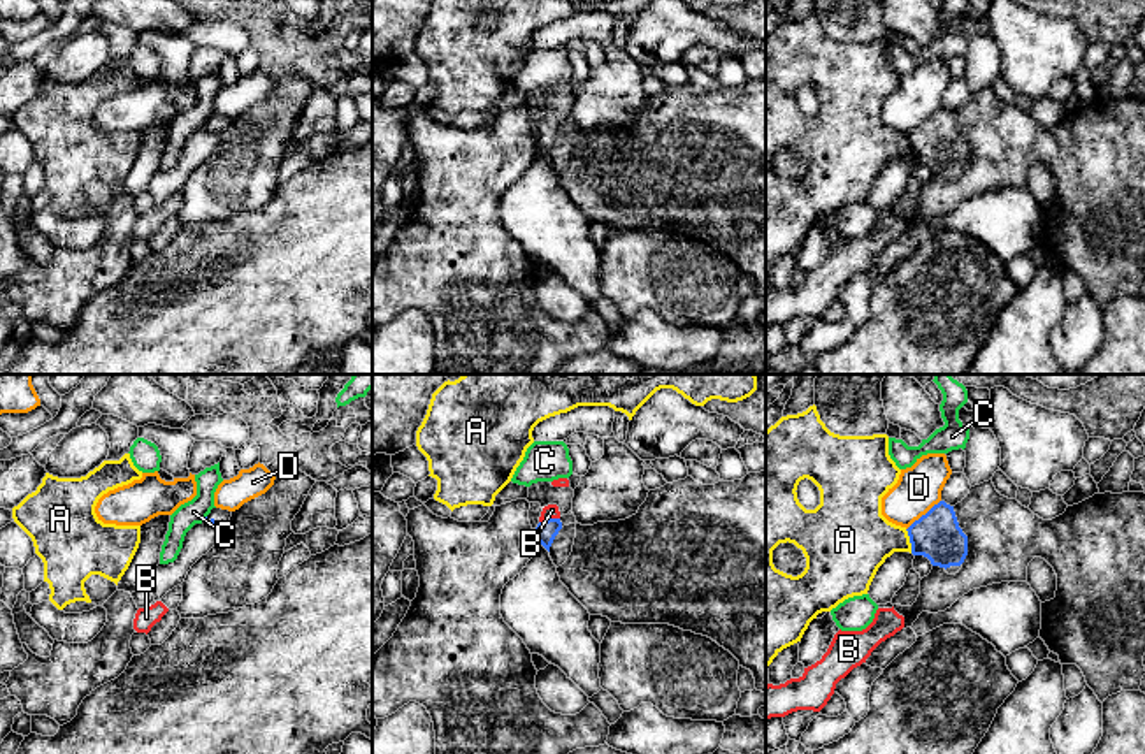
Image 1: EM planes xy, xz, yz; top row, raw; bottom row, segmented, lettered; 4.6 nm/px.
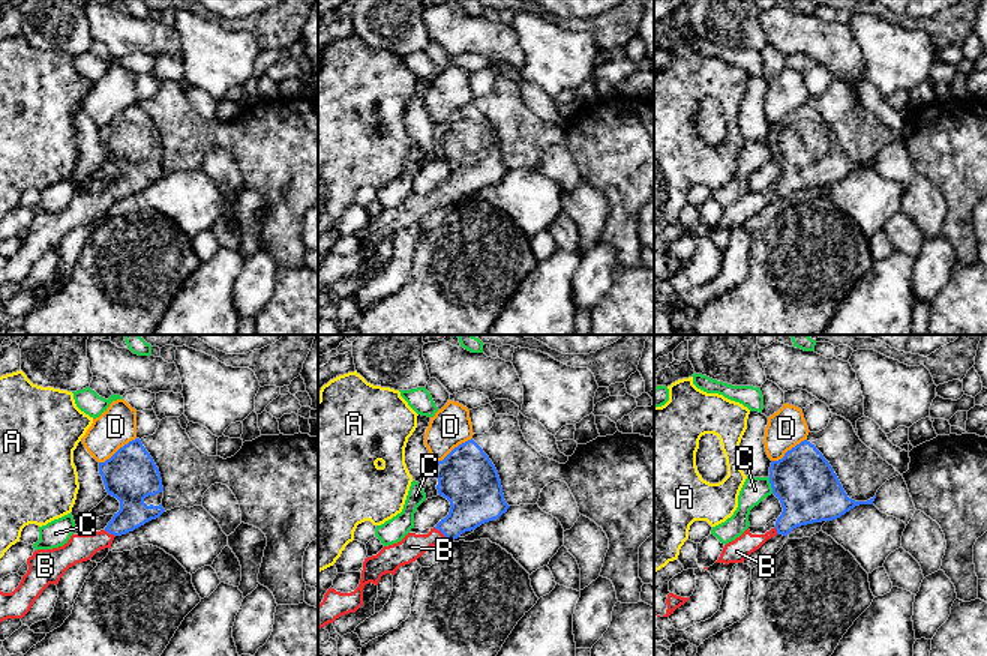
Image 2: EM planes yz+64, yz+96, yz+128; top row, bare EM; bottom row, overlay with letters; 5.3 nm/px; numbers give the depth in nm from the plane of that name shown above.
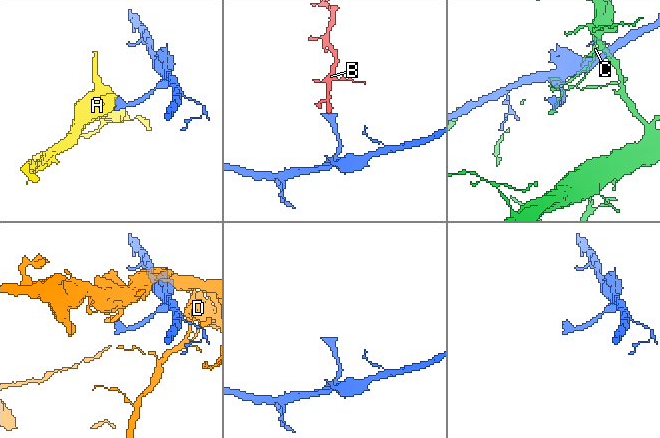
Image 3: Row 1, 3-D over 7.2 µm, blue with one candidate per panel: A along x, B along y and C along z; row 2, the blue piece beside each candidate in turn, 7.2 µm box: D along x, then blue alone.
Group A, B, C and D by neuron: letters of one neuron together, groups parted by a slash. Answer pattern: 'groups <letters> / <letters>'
groups A / B / C / D

